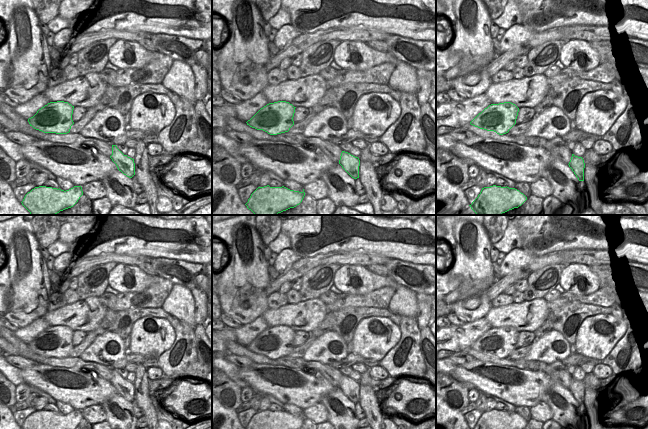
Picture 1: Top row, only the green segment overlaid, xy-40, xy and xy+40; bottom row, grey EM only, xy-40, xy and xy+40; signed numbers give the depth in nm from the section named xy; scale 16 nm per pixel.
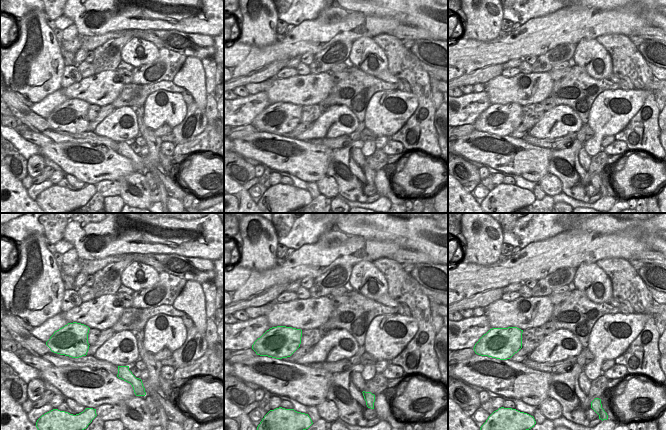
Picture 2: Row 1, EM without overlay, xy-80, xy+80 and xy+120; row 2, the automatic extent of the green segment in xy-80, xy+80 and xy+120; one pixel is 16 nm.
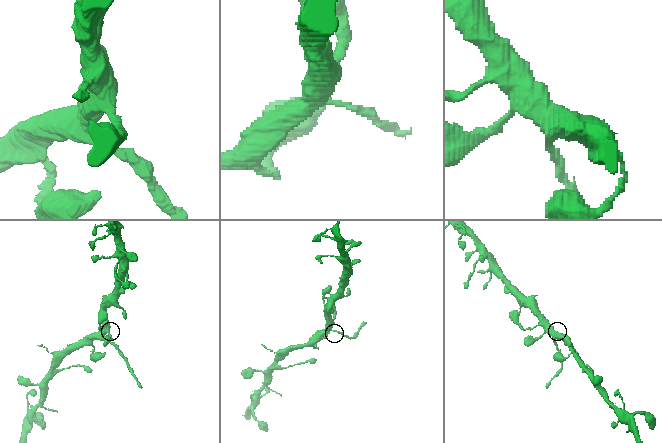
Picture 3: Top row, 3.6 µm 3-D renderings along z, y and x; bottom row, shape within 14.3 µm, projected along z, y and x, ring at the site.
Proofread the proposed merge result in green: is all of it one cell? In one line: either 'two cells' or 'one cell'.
two cells

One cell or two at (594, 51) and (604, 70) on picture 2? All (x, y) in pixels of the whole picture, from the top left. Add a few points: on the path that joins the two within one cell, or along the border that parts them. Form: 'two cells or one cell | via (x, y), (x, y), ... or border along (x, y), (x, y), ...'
one cell | via (594, 56), (599, 65)

